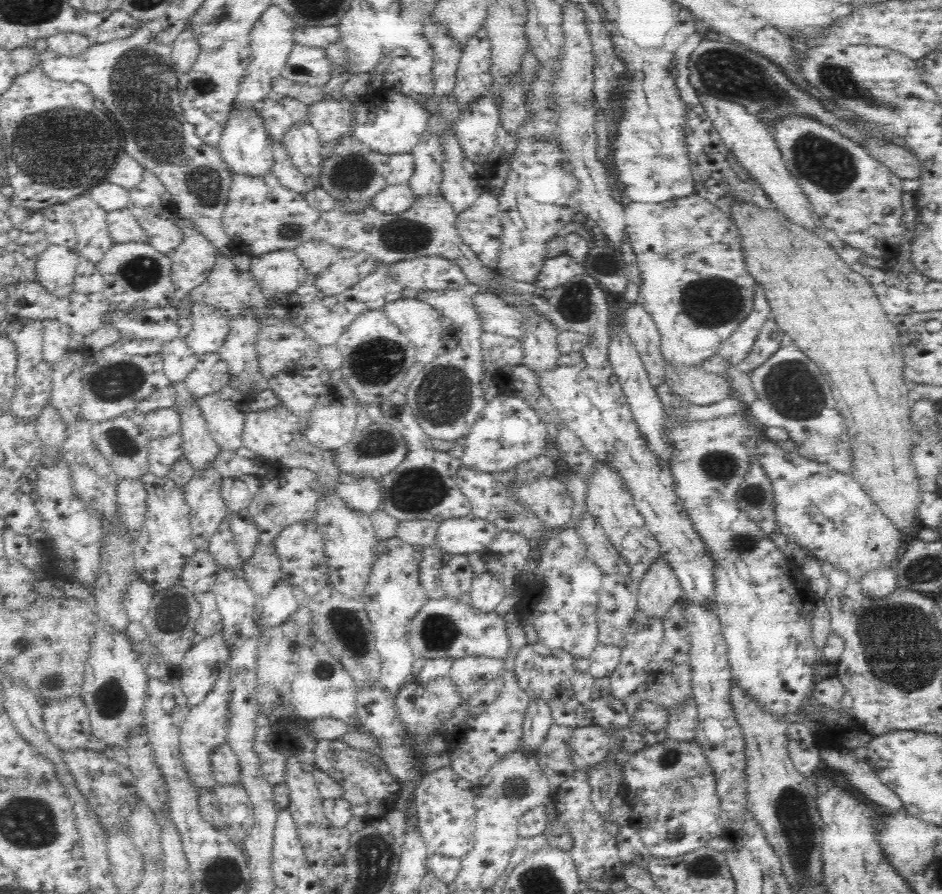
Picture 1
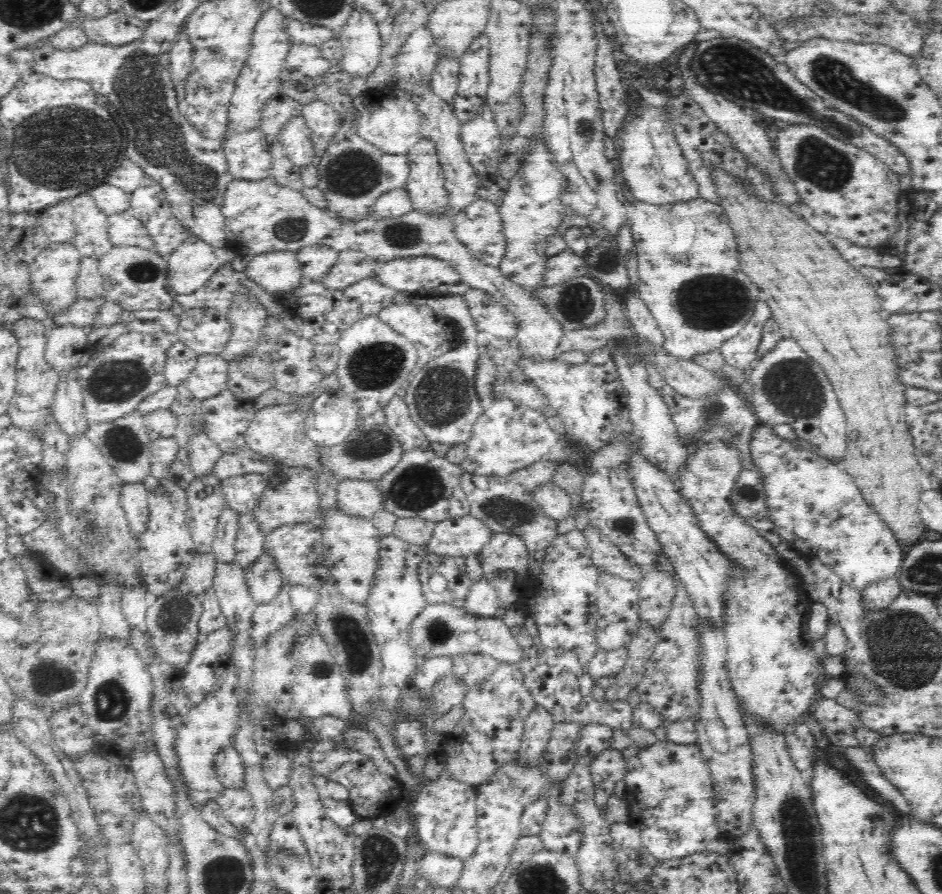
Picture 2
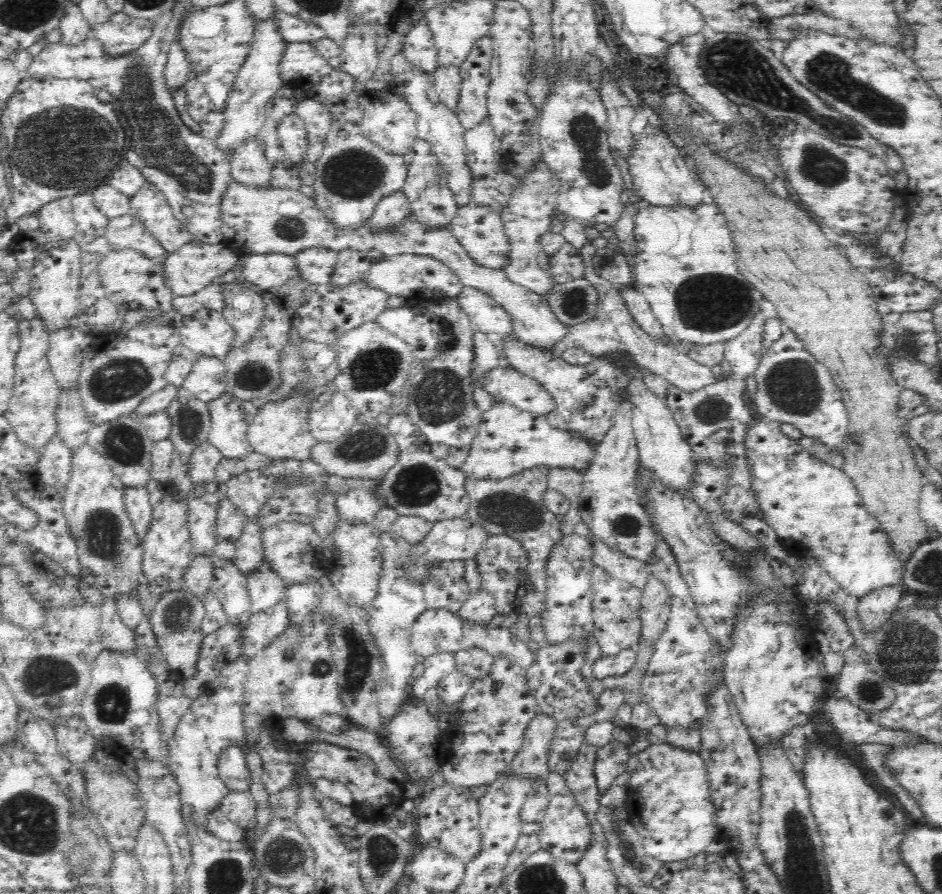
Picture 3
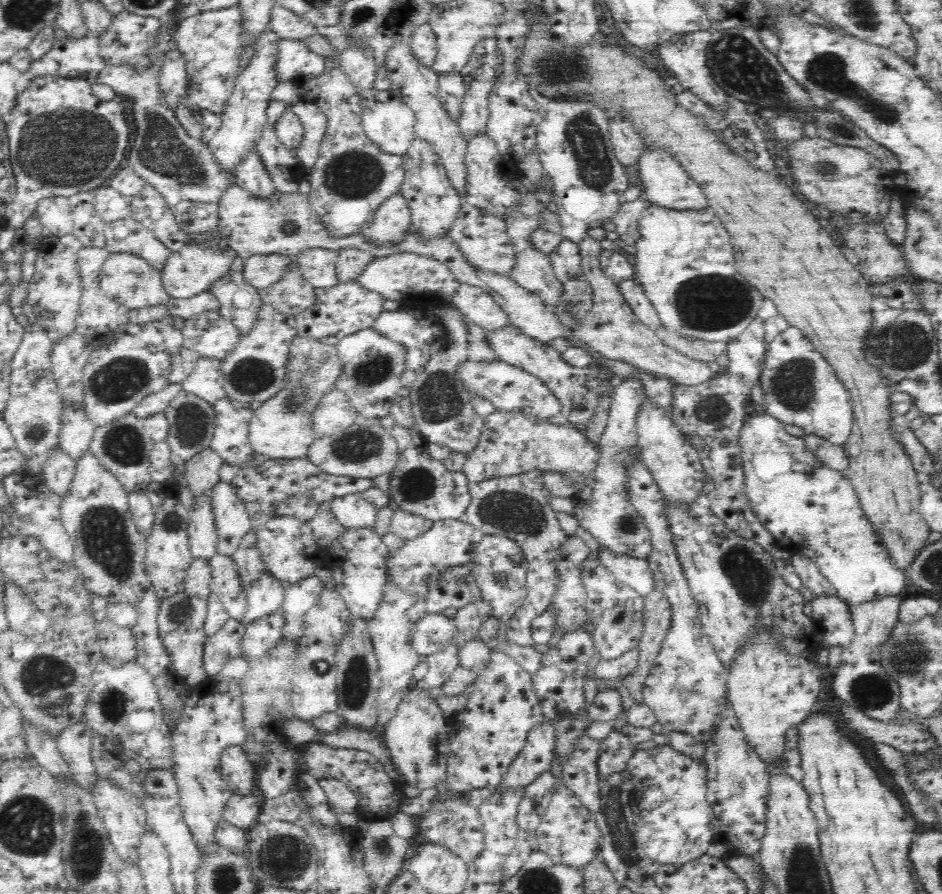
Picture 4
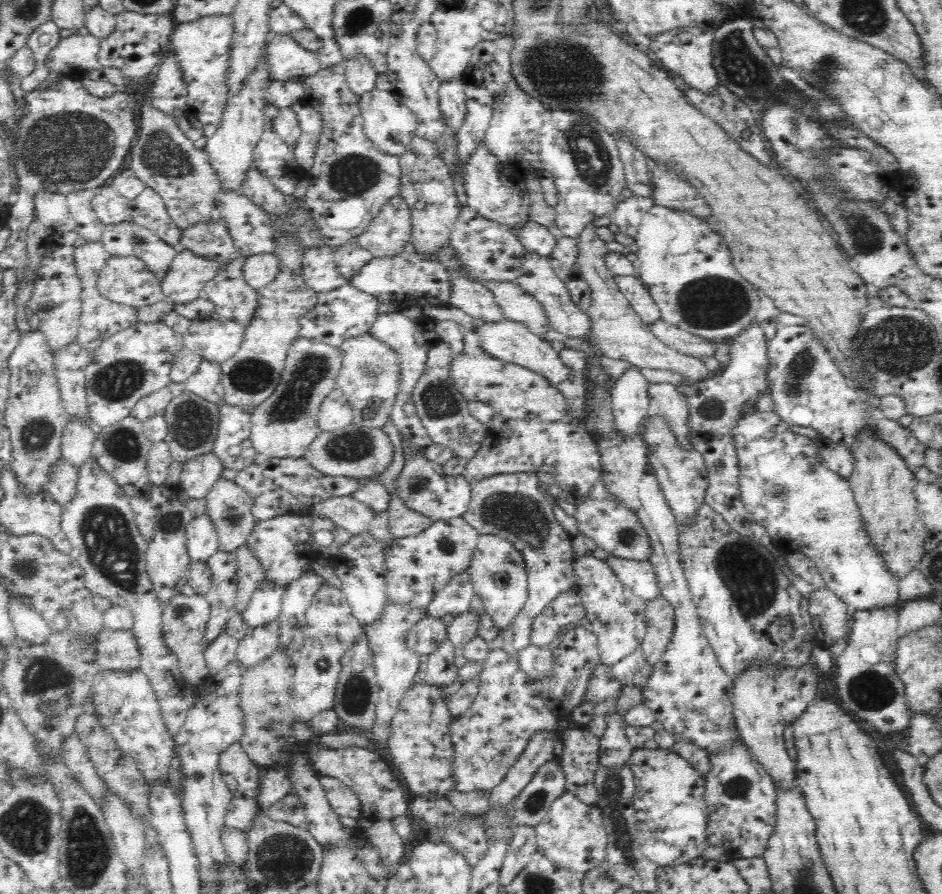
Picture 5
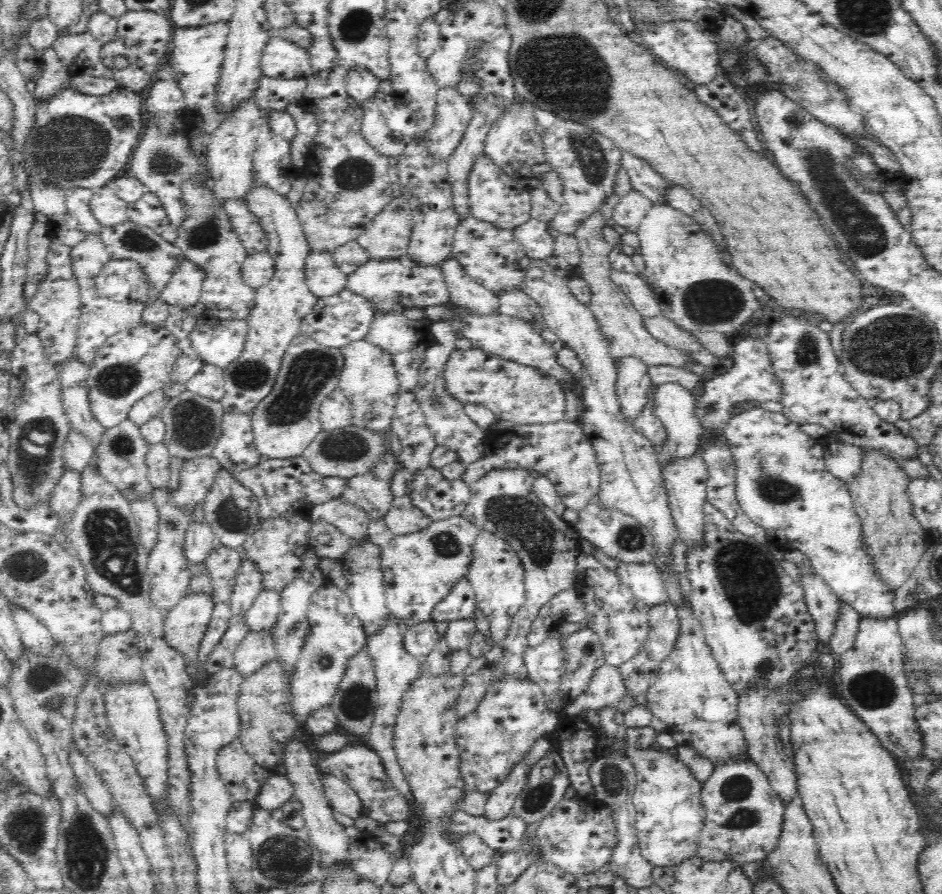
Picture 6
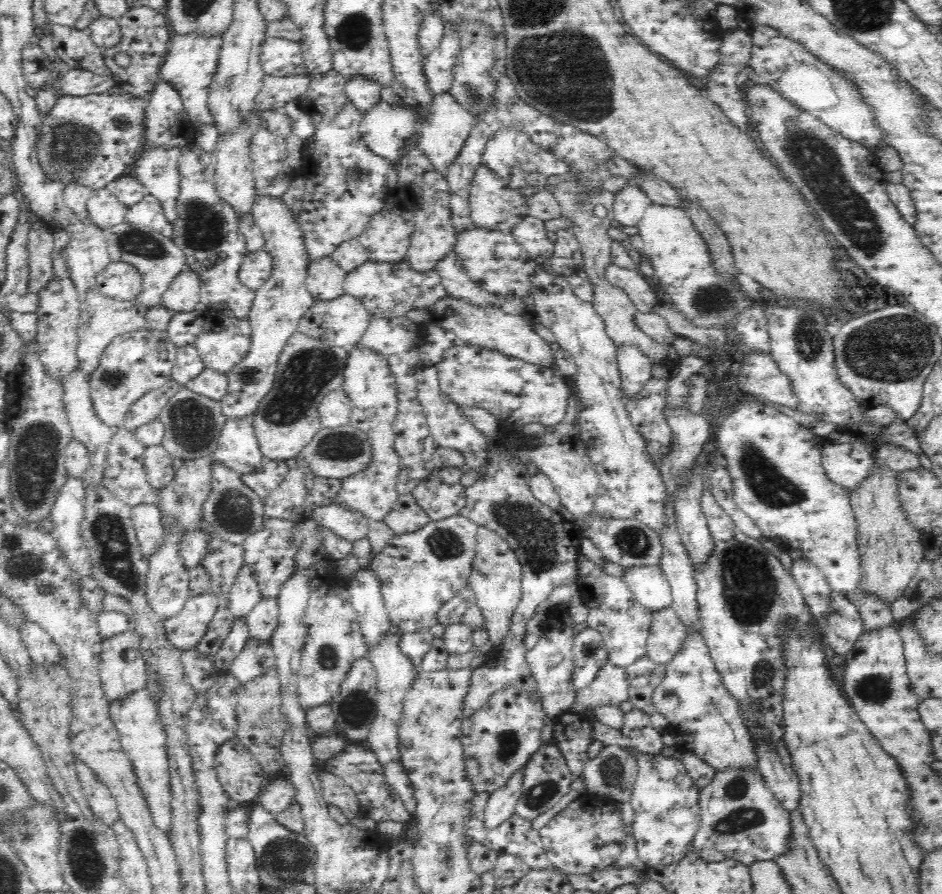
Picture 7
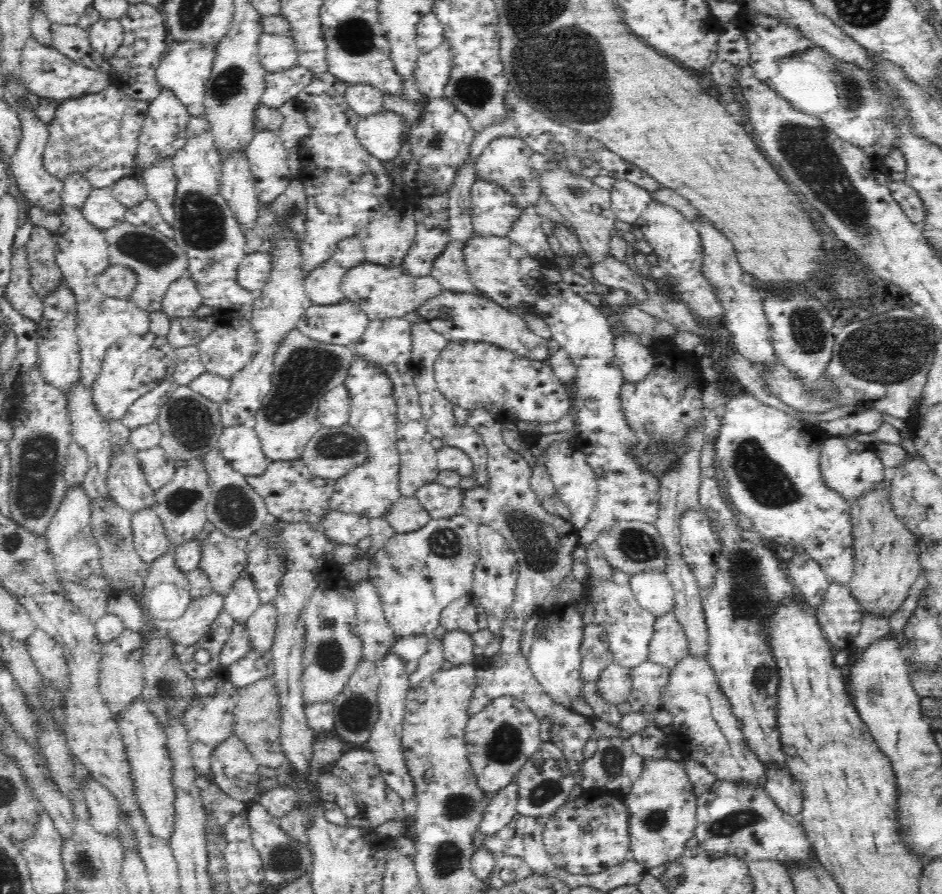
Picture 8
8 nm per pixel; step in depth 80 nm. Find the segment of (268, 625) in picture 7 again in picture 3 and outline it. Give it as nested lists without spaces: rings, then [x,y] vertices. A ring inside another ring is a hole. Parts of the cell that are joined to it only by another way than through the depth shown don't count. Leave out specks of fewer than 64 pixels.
[[[266,558],[256,570],[246,576],[253,612],[268,610],[275,606],[280,598],[285,598],[288,585],[272,570]]]

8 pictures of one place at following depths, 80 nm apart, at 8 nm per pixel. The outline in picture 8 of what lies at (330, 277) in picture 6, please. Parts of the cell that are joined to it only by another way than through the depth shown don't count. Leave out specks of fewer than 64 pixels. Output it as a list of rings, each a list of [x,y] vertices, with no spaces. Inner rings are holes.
[[[330,258],[322,264],[318,264],[310,274],[306,275],[304,284],[306,293],[316,304],[336,304],[344,298],[341,284],[346,274],[346,269]]]

